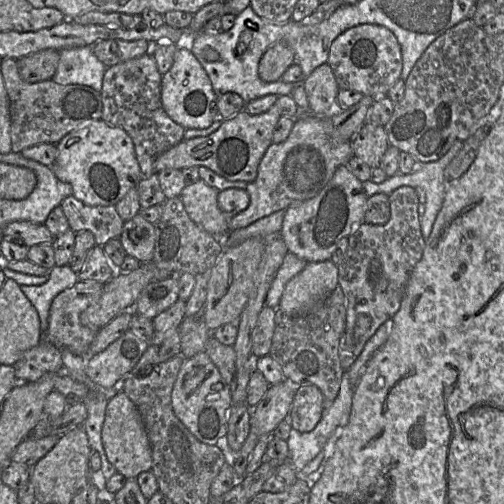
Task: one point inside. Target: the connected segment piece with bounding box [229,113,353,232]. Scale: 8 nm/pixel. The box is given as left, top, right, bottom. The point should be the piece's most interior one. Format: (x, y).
(297, 169)

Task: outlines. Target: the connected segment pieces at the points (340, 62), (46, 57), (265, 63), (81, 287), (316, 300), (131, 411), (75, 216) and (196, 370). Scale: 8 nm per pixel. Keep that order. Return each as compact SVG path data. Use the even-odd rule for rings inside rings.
M360 24L340 34L330 47L327 63L340 89L357 91L373 98L387 96L400 79L403 68L397 38L388 28L376 24Z
M46 49L16 60L20 77L29 83L51 79L59 62L59 51Z
M274 43L259 61L259 77L265 82L280 80L286 69L294 62L294 51L287 43Z
M77 281L71 288L60 292L52 301L49 311L49 325L43 340L52 343L58 349L66 348L79 356L88 356L91 343L99 330L84 326L80 316L90 305L96 303L102 295L105 283L97 281Z
M330 259L308 262L284 288L279 308L289 316L312 312L338 285L339 269Z
M119 388L106 407L102 443L109 462L127 479L136 478L141 472L151 470L151 445L142 417L135 404Z
M73 195L67 196L60 204L70 229L75 233L91 231L95 243L105 245L112 238L119 238L125 221L120 217L115 205L90 206Z
M205 351L185 359L174 383L171 400L175 415L199 441L214 445L226 436L232 406L231 389Z

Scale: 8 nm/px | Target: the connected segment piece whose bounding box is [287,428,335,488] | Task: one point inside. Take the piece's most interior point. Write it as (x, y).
(302, 446)

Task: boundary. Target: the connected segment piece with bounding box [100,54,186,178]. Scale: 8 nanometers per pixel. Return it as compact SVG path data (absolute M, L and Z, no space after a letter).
M144 54L108 67L103 76L100 91L102 101L101 120L123 129L132 139L141 169L141 178L154 173L154 161L164 152L184 139L185 128L172 120L161 103L162 75L151 54Z

